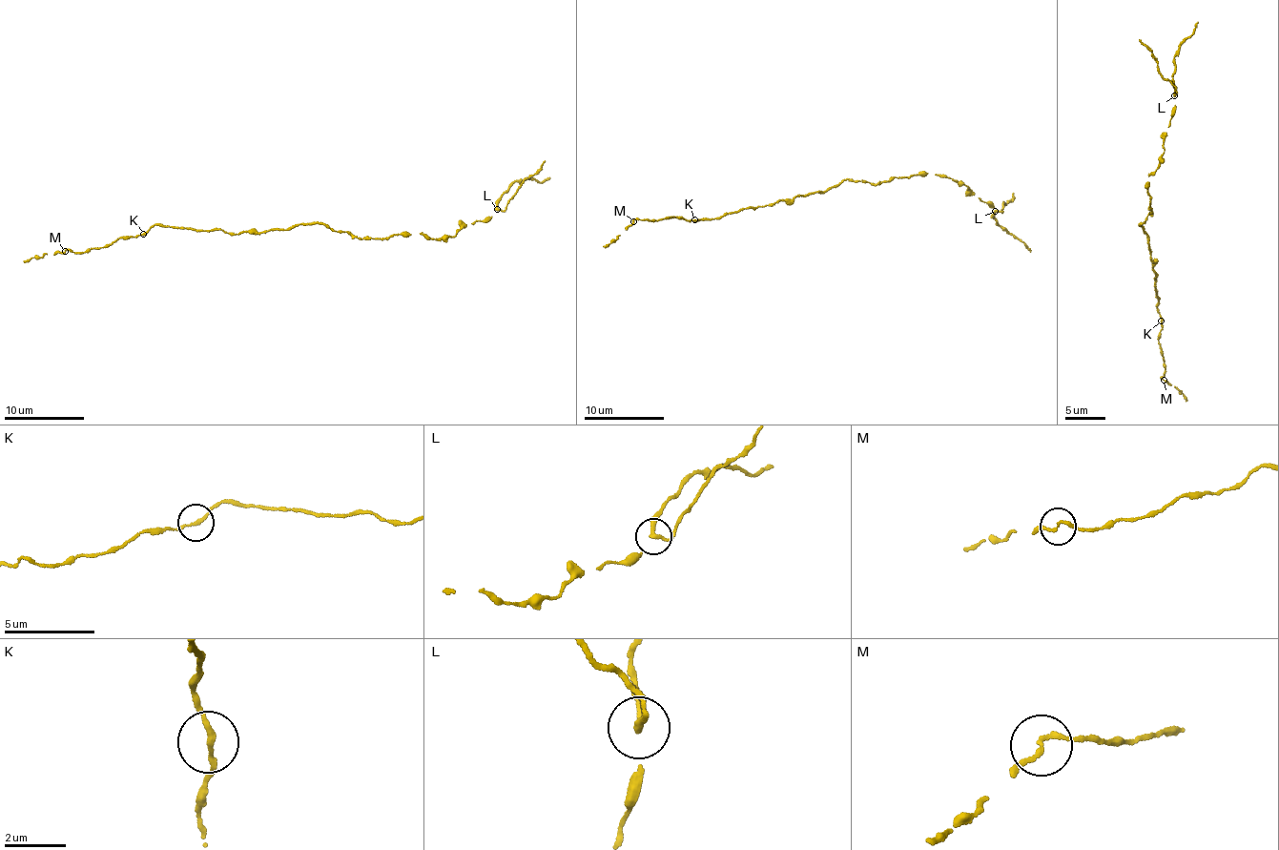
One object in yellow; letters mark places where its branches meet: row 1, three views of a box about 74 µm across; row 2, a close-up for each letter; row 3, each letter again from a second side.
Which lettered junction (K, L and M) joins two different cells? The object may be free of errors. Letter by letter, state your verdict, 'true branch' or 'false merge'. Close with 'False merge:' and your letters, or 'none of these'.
K: true branch
L: false merge
M: true branch
False merge: L

